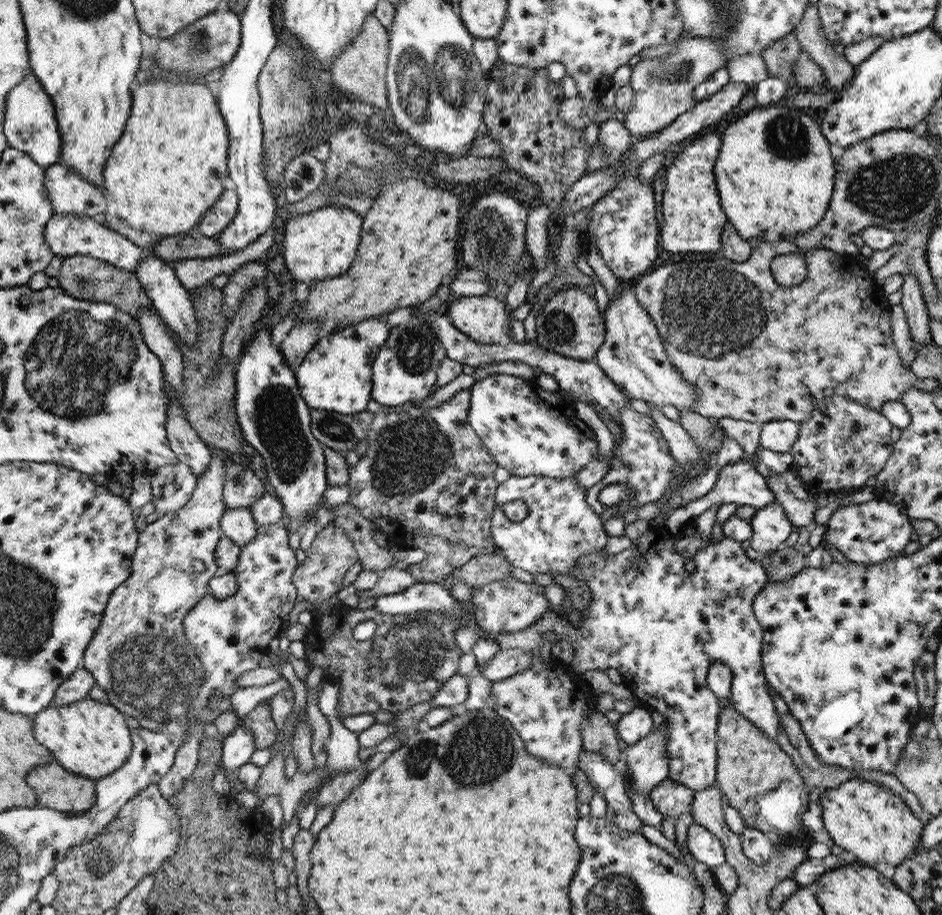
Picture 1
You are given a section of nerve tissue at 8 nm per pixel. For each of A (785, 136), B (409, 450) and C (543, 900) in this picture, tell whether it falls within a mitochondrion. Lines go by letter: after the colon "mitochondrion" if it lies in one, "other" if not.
A: mitochondrion
B: mitochondrion
C: other

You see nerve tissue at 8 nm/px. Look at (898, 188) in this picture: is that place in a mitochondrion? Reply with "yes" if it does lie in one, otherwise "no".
yes

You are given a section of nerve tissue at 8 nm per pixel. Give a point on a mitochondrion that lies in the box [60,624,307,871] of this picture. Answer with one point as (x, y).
(148, 673)

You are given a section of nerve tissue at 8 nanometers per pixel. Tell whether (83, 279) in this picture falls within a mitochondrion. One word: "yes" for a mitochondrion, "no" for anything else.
yes

